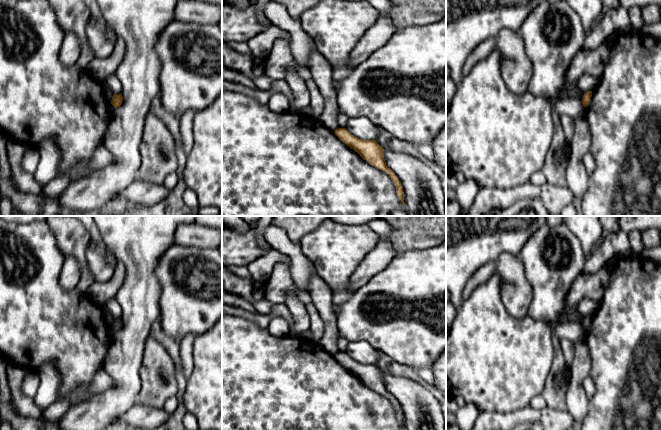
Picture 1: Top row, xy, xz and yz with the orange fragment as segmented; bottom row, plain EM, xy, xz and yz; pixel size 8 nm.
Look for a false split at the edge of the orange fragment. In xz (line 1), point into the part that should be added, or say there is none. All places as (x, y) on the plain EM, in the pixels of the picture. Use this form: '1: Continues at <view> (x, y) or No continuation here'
1: No continuation here

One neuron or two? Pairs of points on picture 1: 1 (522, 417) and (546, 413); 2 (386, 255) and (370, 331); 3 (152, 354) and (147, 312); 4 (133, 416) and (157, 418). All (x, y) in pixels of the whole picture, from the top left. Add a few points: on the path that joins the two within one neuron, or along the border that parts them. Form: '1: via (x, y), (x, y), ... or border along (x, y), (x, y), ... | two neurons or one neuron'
1: via (528, 415), (540, 415) | one neuron
2: border along (394, 255), (391, 261), (365, 284) | two neurons
3: border along (149, 334), (145, 342), (143, 357) | two neurons
4: via (139, 416), (151, 418) | one neuron

